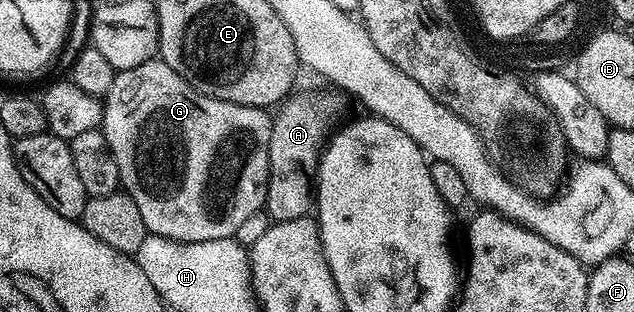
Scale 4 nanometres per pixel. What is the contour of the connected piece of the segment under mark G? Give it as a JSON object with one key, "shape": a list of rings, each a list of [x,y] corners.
{"shape":[[[158,57],[145,61],[145,65],[137,65],[133,69],[125,69],[118,72],[105,96],[103,103],[103,121],[101,130],[113,157],[117,161],[119,181],[122,190],[133,201],[137,201],[137,209],[141,212],[141,221],[145,221],[148,232],[161,237],[169,237],[173,241],[185,241],[186,243],[200,243],[201,241],[217,241],[218,239],[230,239],[237,233],[241,224],[251,214],[264,210],[267,202],[267,178],[269,177],[269,137],[271,136],[272,116],[261,107],[246,107],[245,105],[233,105],[229,101],[214,99],[203,95],[185,77],[181,77],[165,61]]]}

